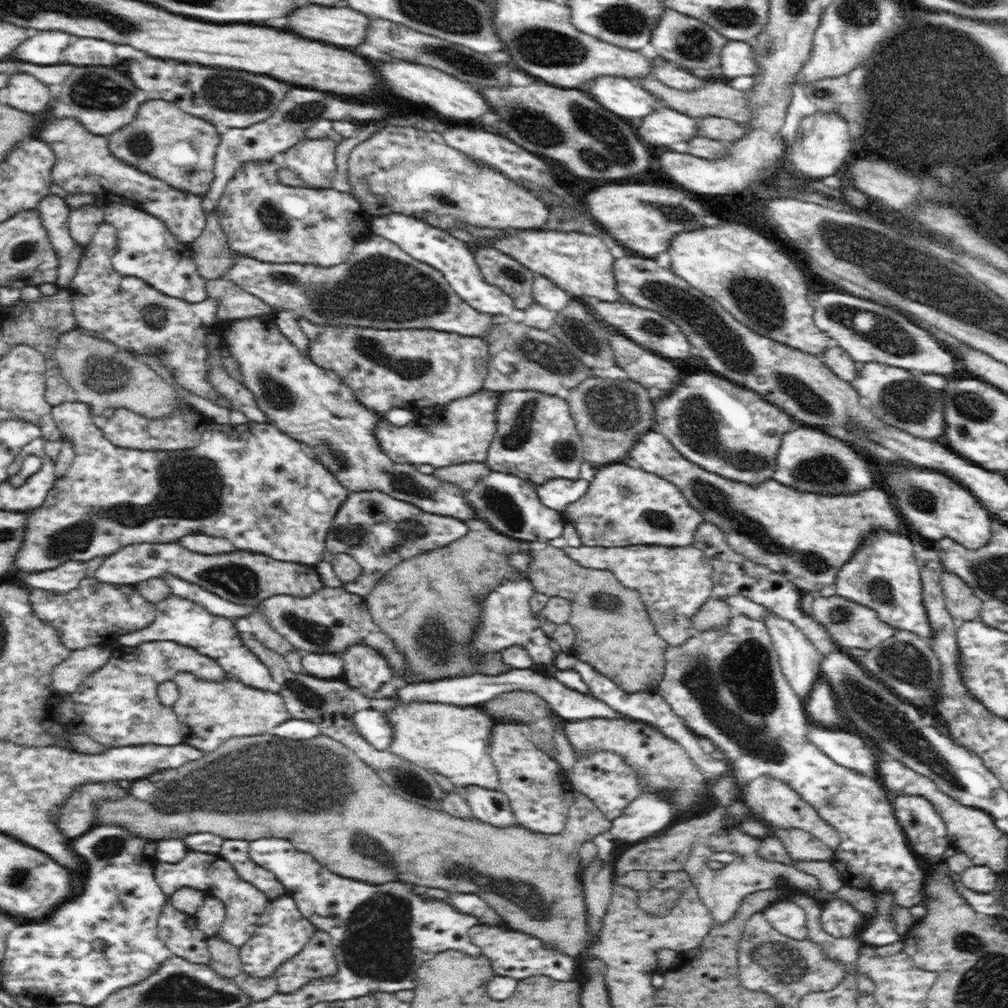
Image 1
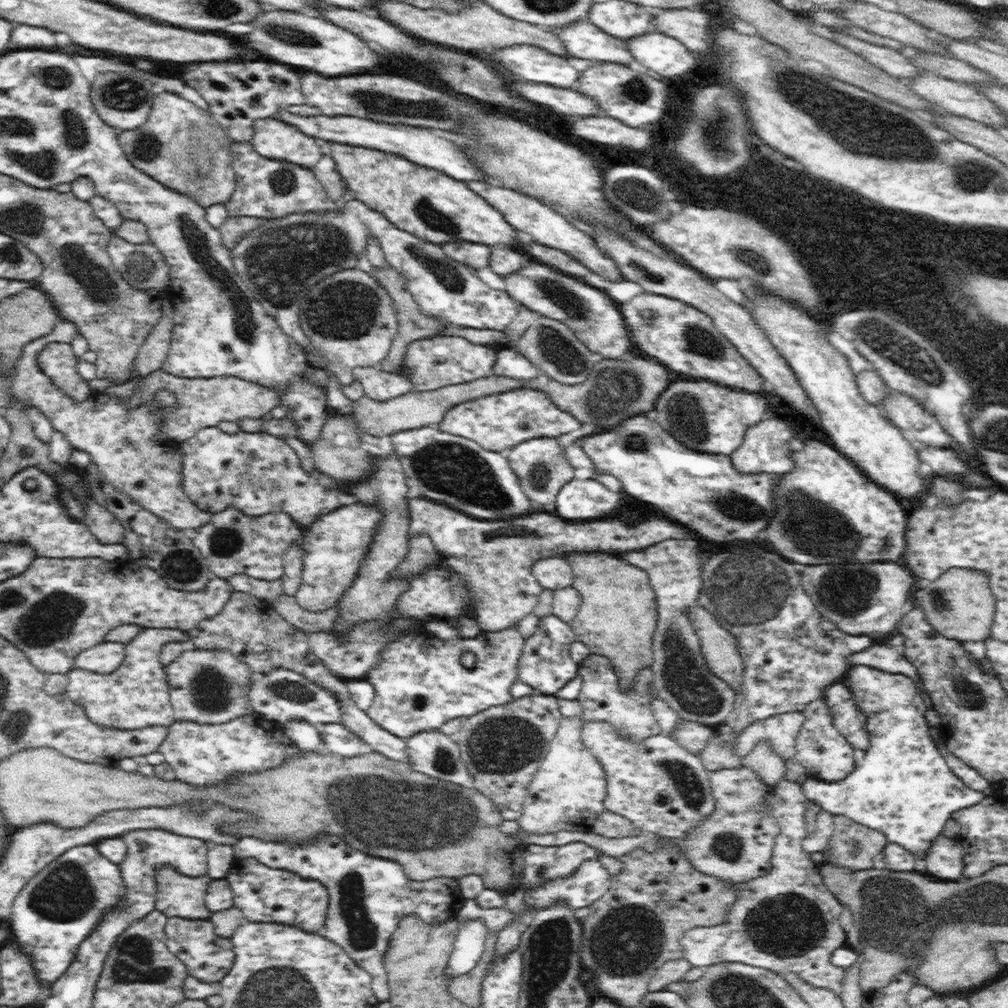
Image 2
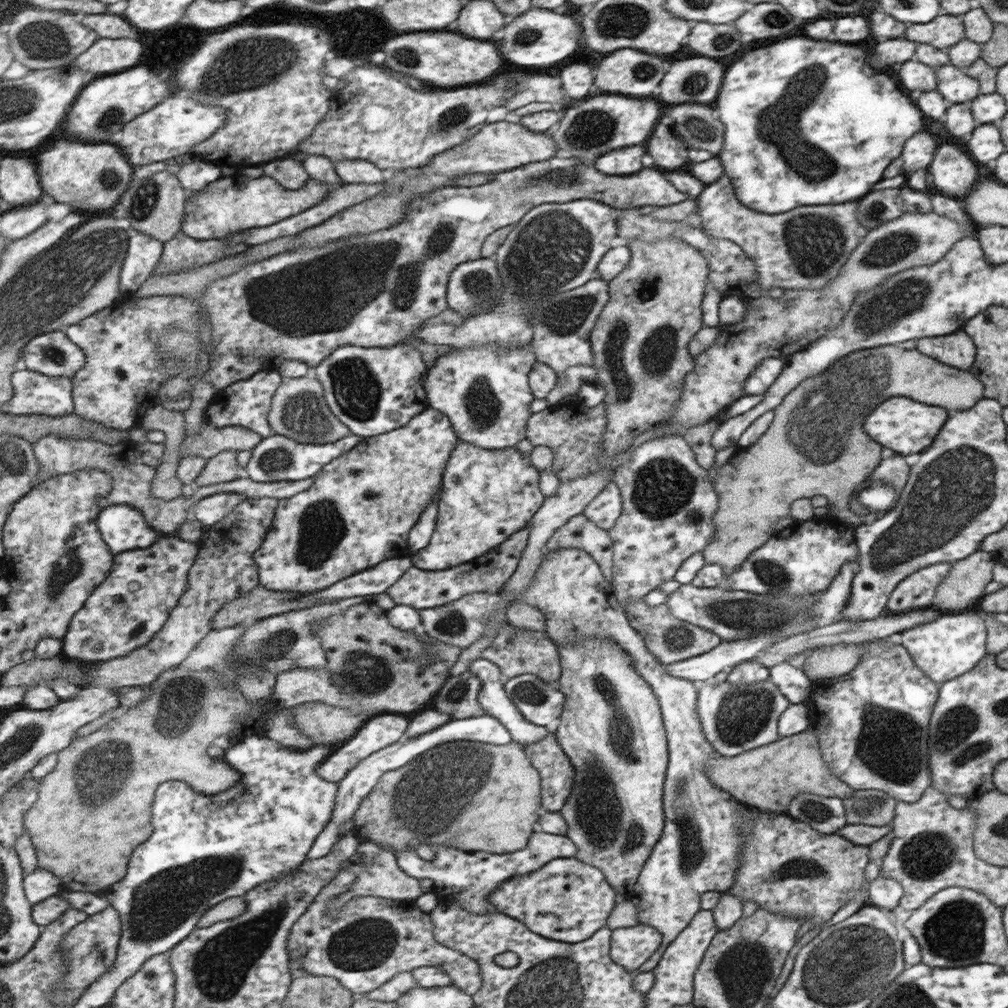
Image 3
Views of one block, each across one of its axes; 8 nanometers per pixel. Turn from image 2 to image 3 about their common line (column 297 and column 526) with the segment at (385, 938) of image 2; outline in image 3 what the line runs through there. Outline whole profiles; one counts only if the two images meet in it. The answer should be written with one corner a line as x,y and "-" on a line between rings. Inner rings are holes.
537,832
537,834
533,834
533,838
529,838
529,846
525,850
517,850
513,854
463,852
463,850
459,852
457,848
445,848
445,846
437,846
432,851
435,853
435,857
429,861
421,859
411,849
392,851
392,853
396,858
397,866
407,876
416,879
428,878
432,881
437,903
459,903
461,909
481,915
495,911
495,906
489,903
489,893
493,892
493,889
501,885
503,881
532,873
553,859
573,857
577,848
572,839
565,835

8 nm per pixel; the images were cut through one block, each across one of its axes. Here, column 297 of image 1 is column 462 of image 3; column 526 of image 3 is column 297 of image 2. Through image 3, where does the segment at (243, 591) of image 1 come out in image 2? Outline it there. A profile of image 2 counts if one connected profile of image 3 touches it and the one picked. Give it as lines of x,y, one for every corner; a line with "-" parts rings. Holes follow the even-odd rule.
234,508
211,513
210,521
196,529
194,546
198,547
206,565
220,578
228,580
233,574
259,579
260,582
276,581
284,574
284,554
294,544
301,545
303,534
286,513
268,513
260,517
244,516

